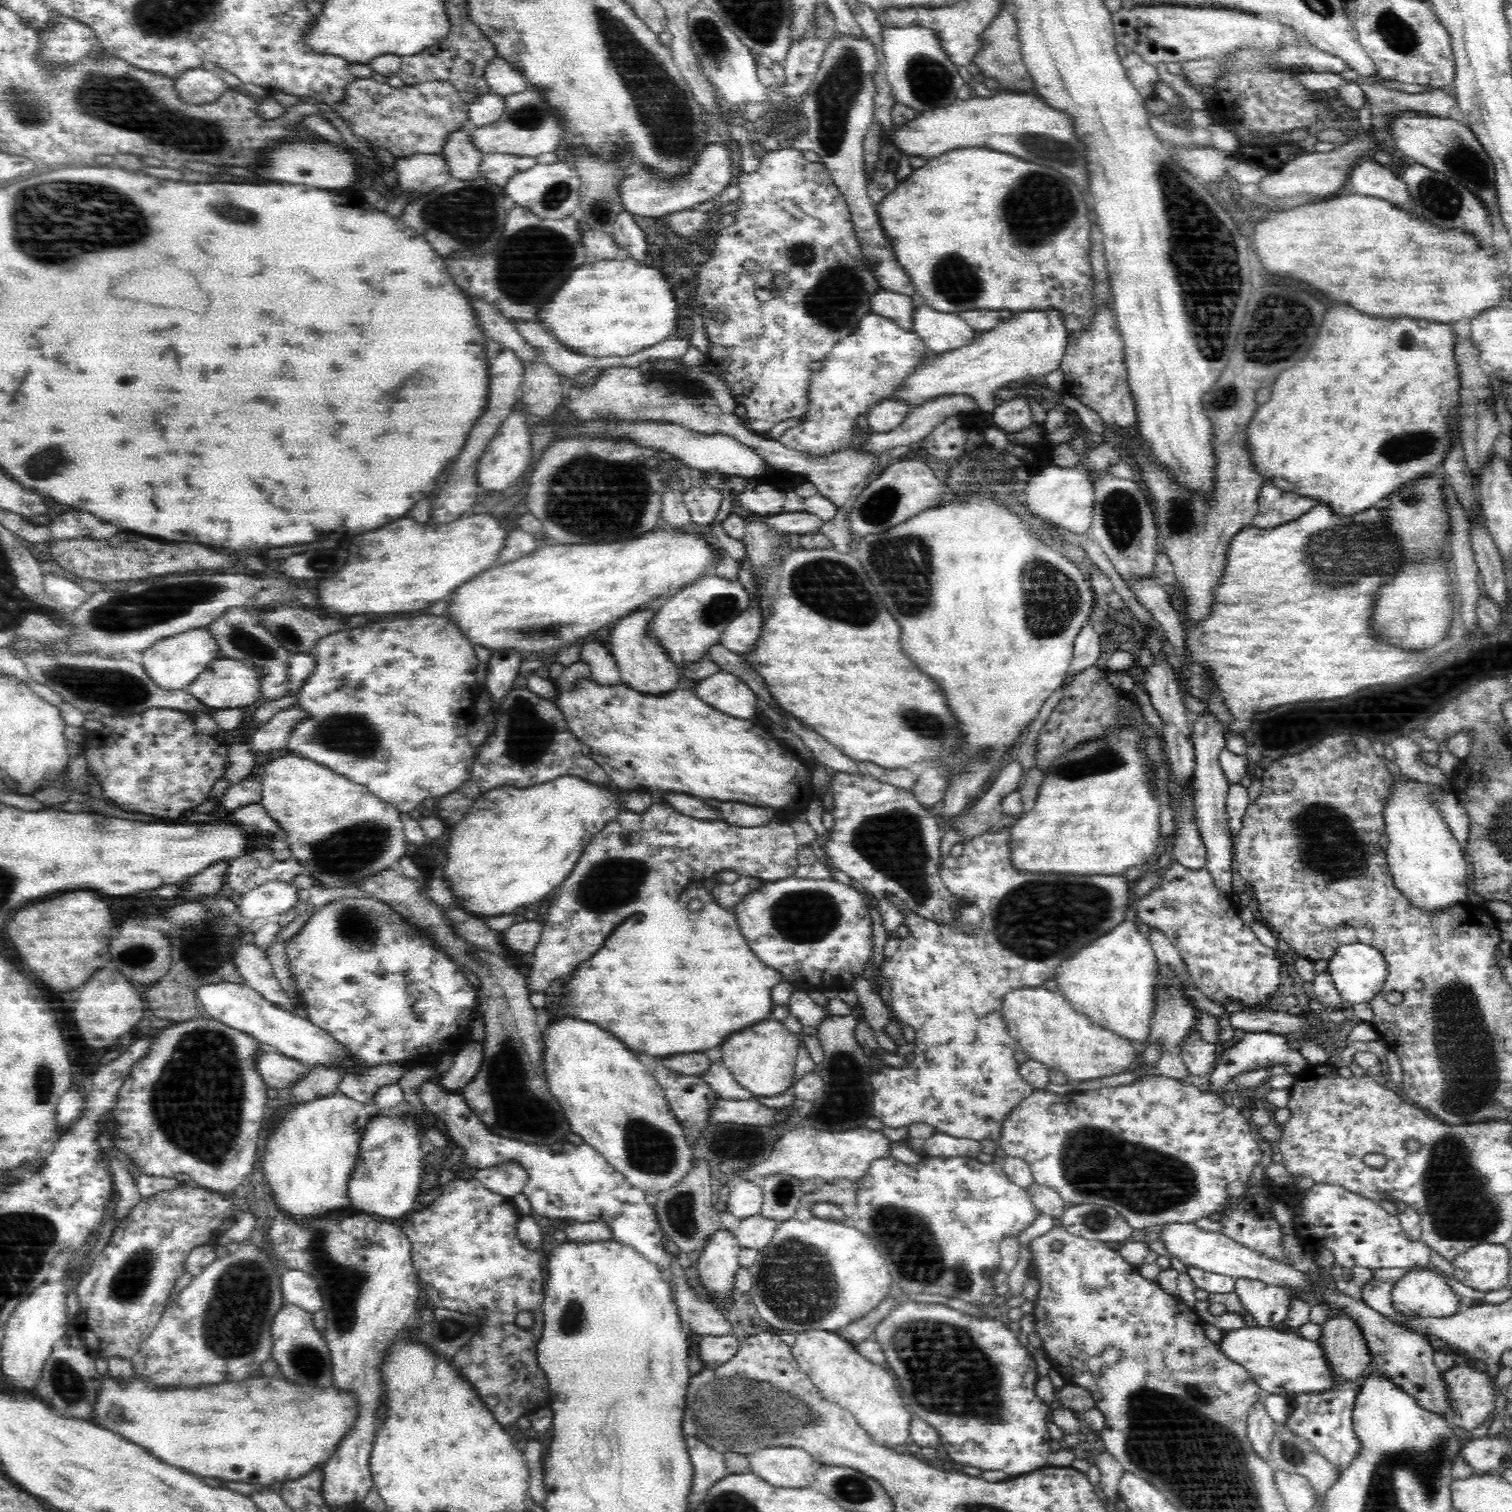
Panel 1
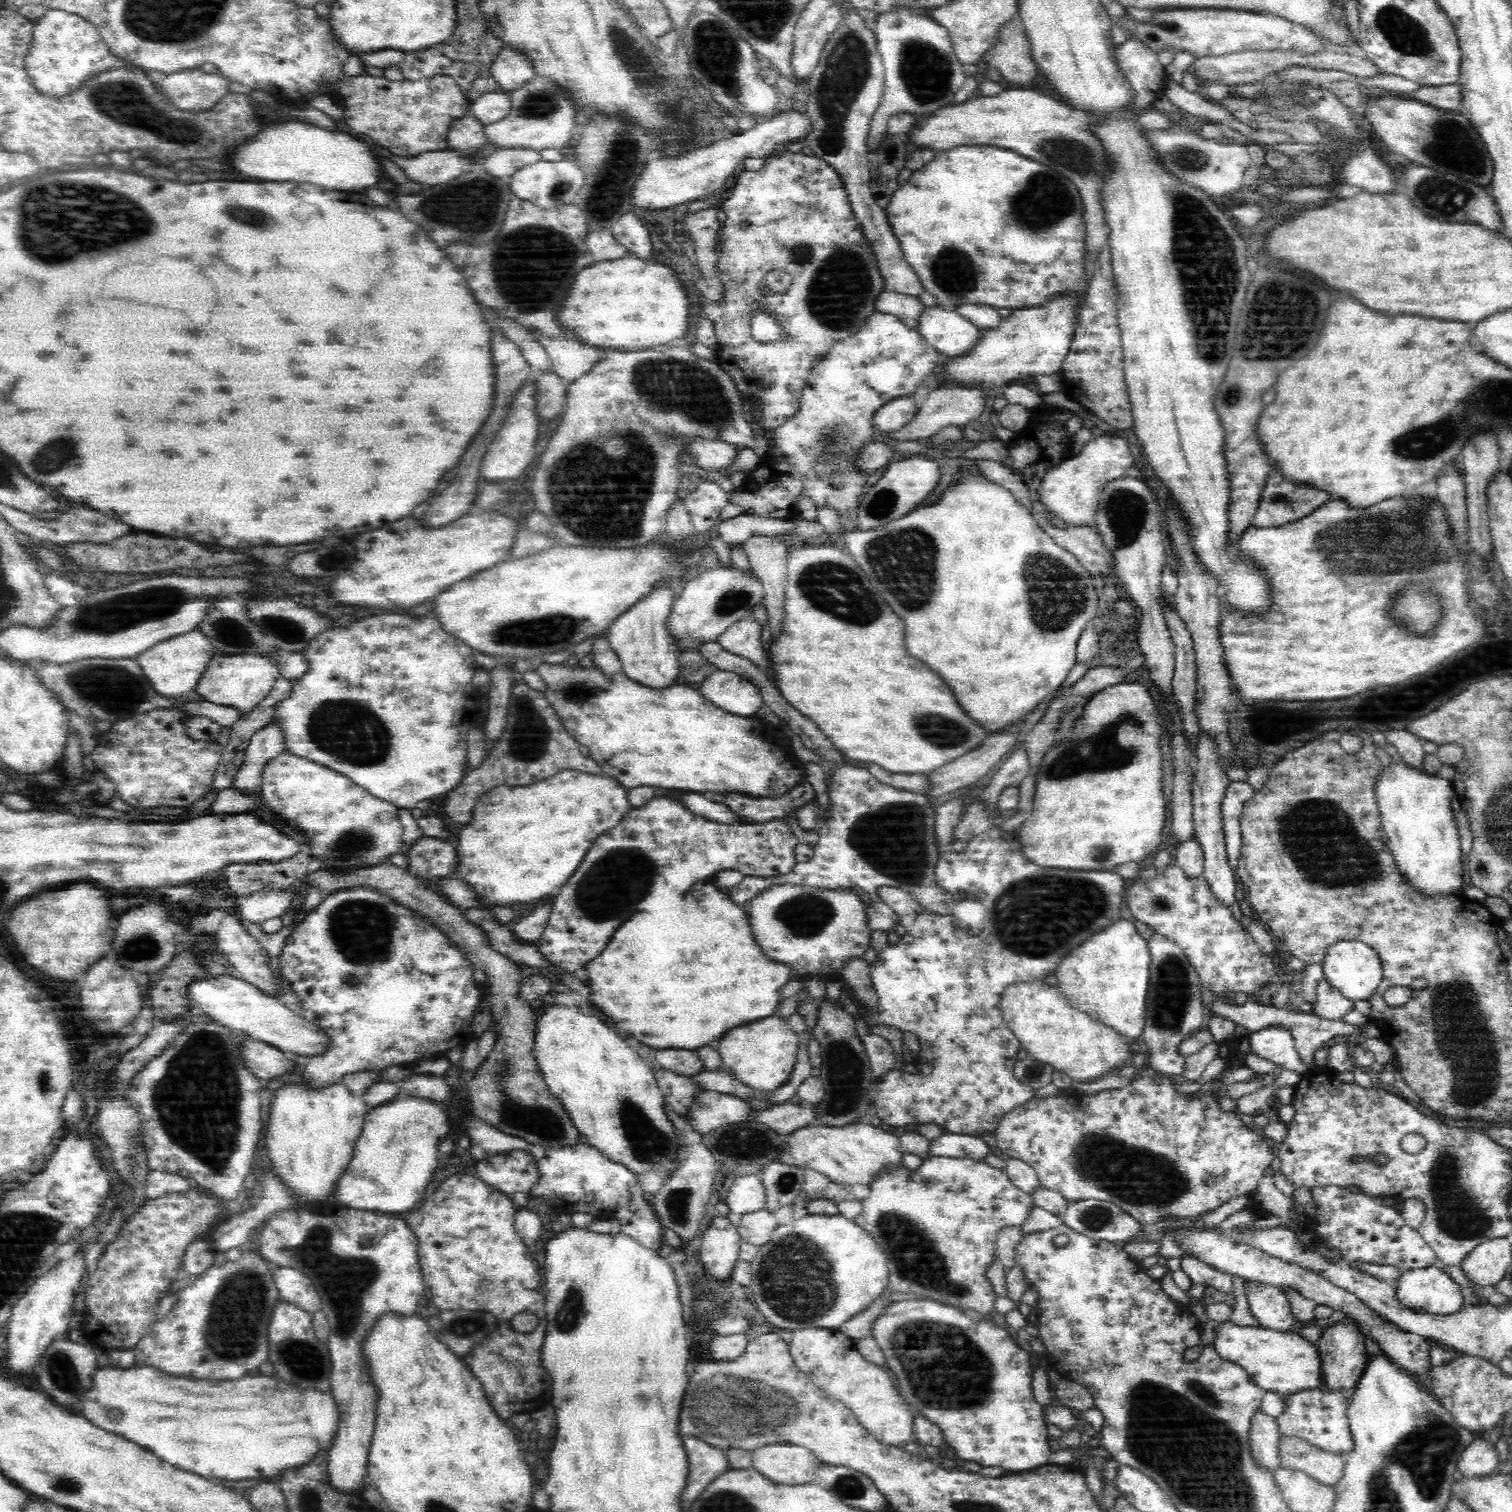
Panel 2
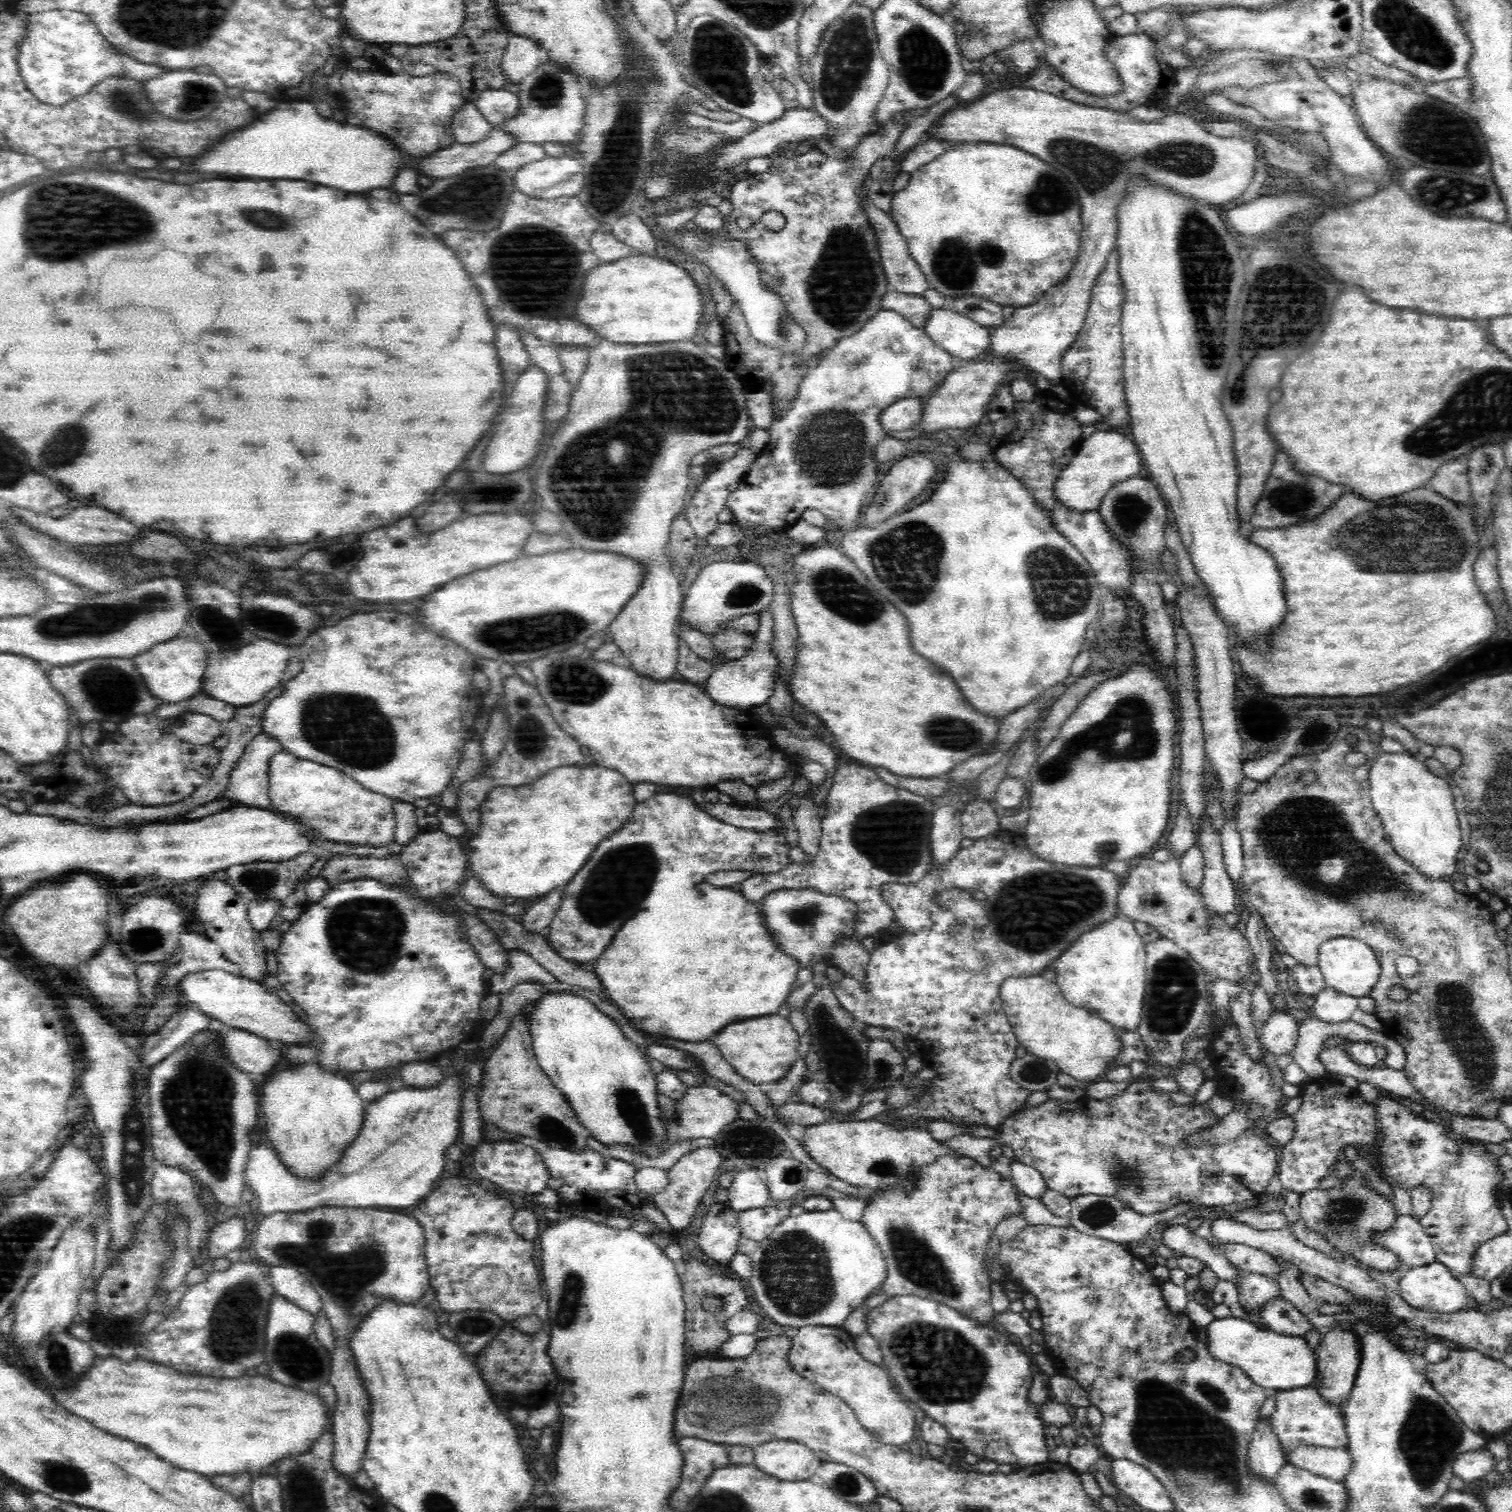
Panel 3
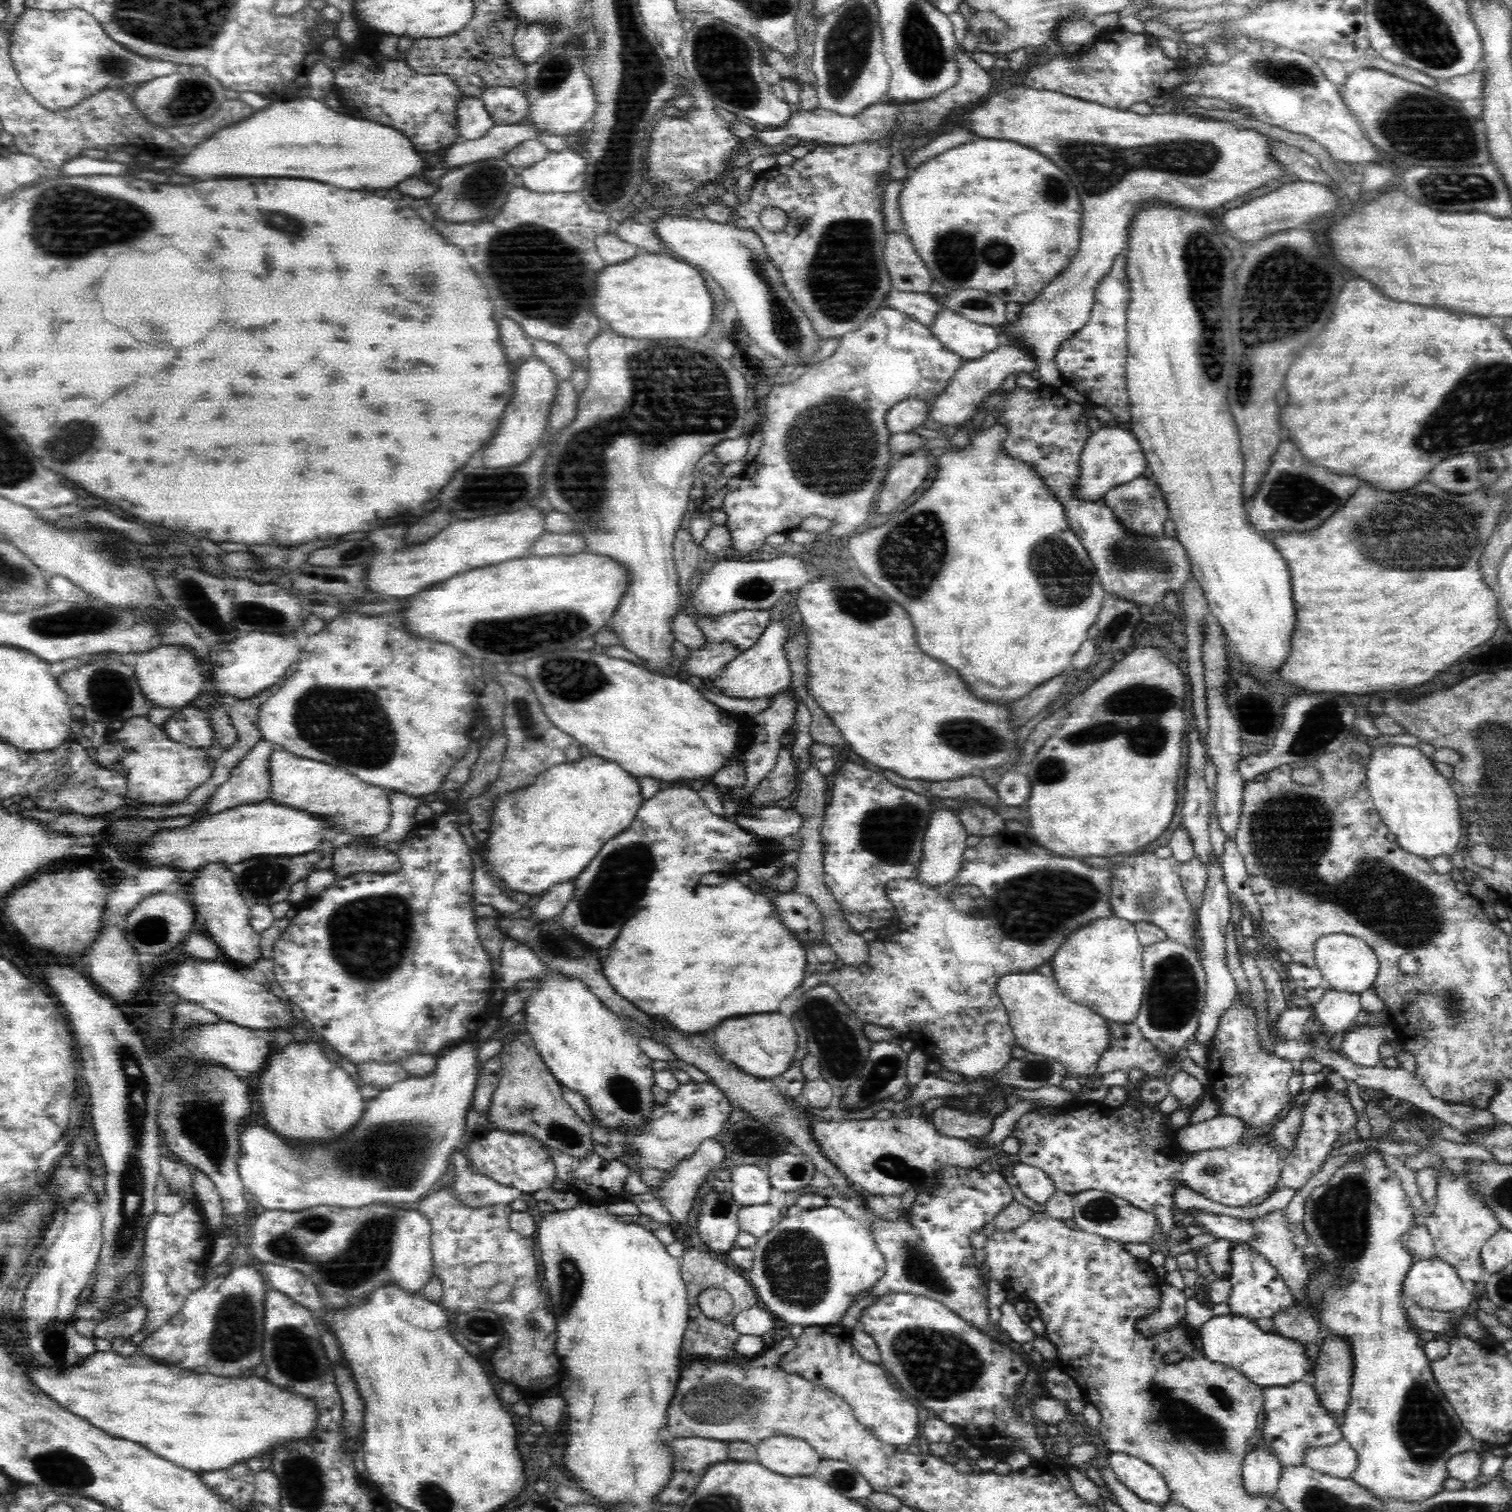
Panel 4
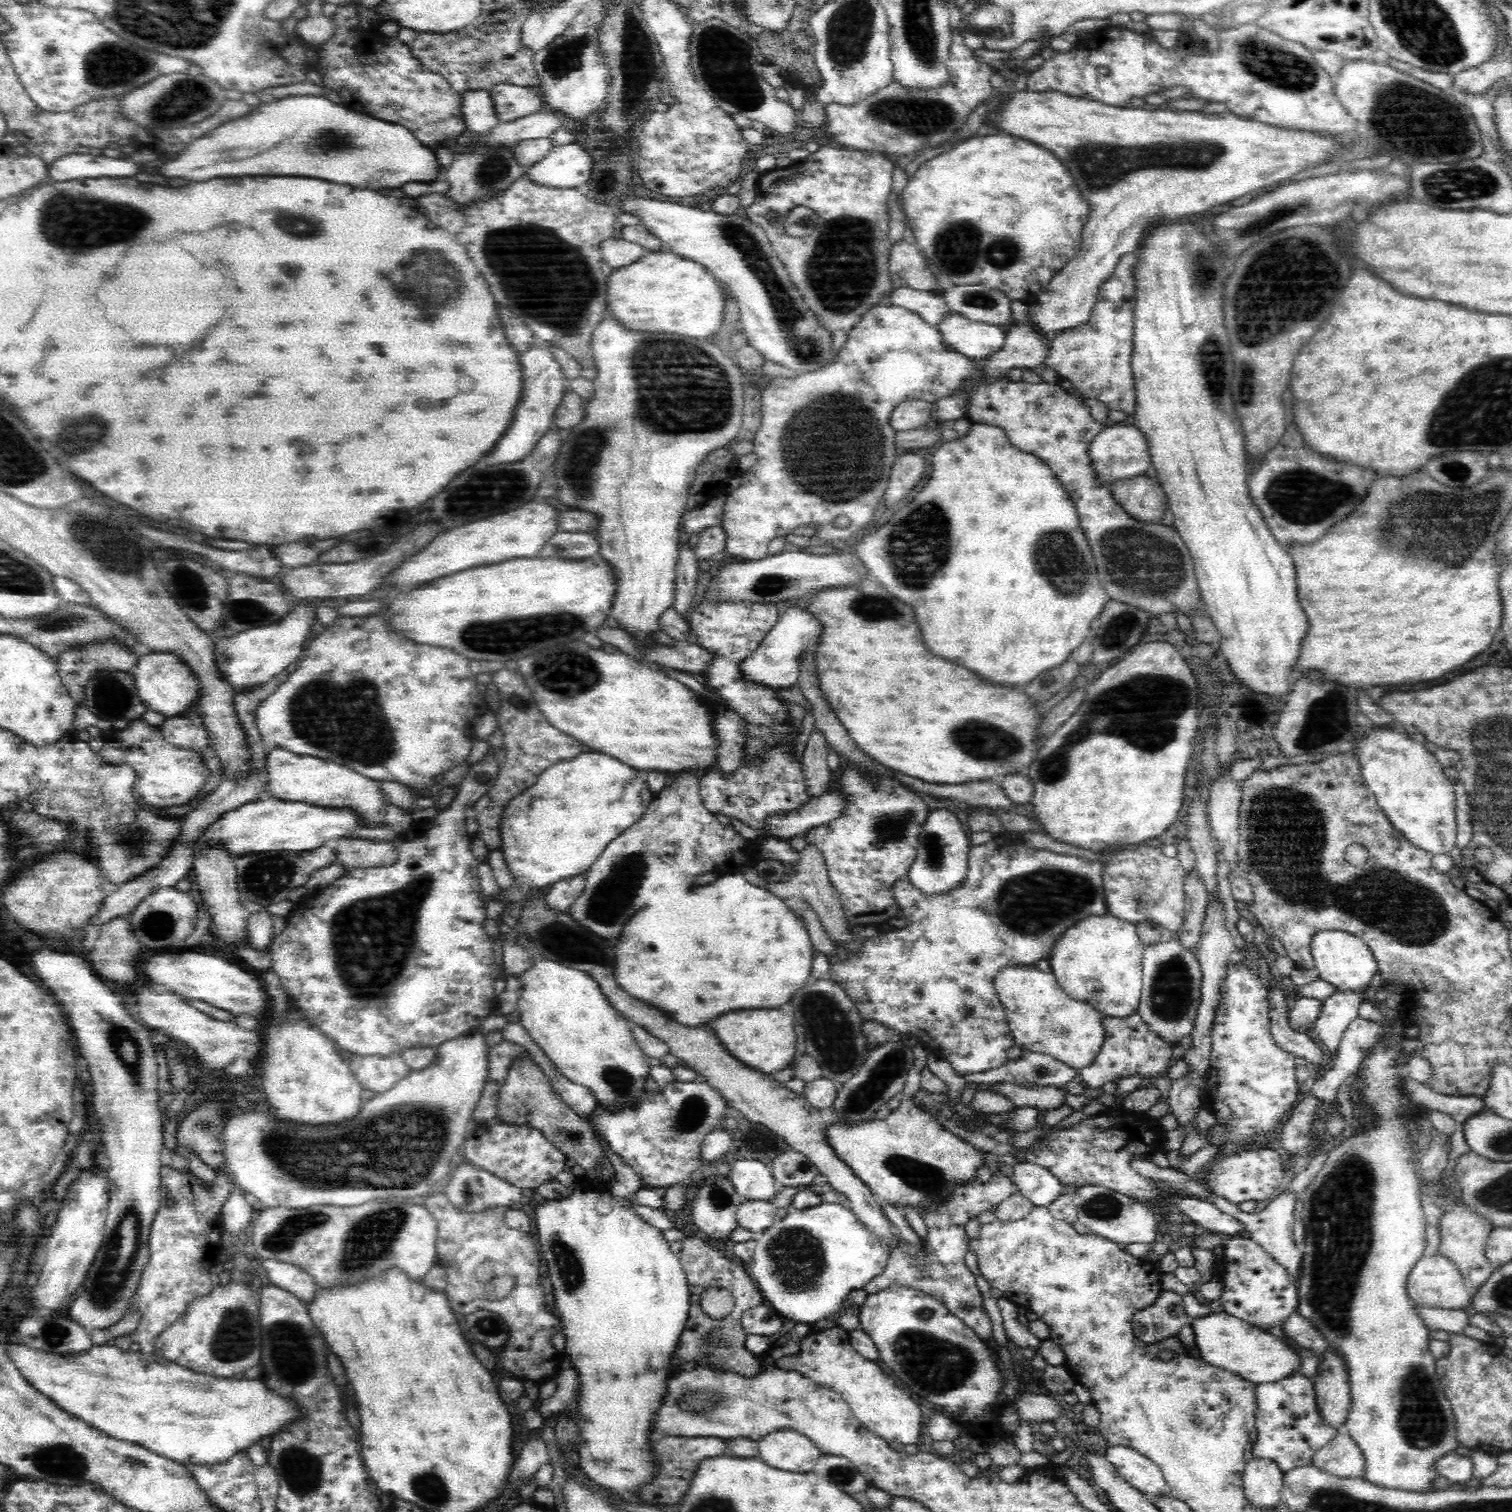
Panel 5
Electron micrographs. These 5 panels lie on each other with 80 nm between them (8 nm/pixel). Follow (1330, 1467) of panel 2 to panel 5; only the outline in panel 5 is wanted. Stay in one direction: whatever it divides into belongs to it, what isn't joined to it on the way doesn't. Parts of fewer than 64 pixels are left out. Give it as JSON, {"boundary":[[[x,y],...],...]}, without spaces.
{"boundary":[[[1340,1431],[1334,1440],[1316,1451],[1312,1465],[1334,1476],[1361,1478],[1365,1466],[1364,1453],[1347,1432]]]}

